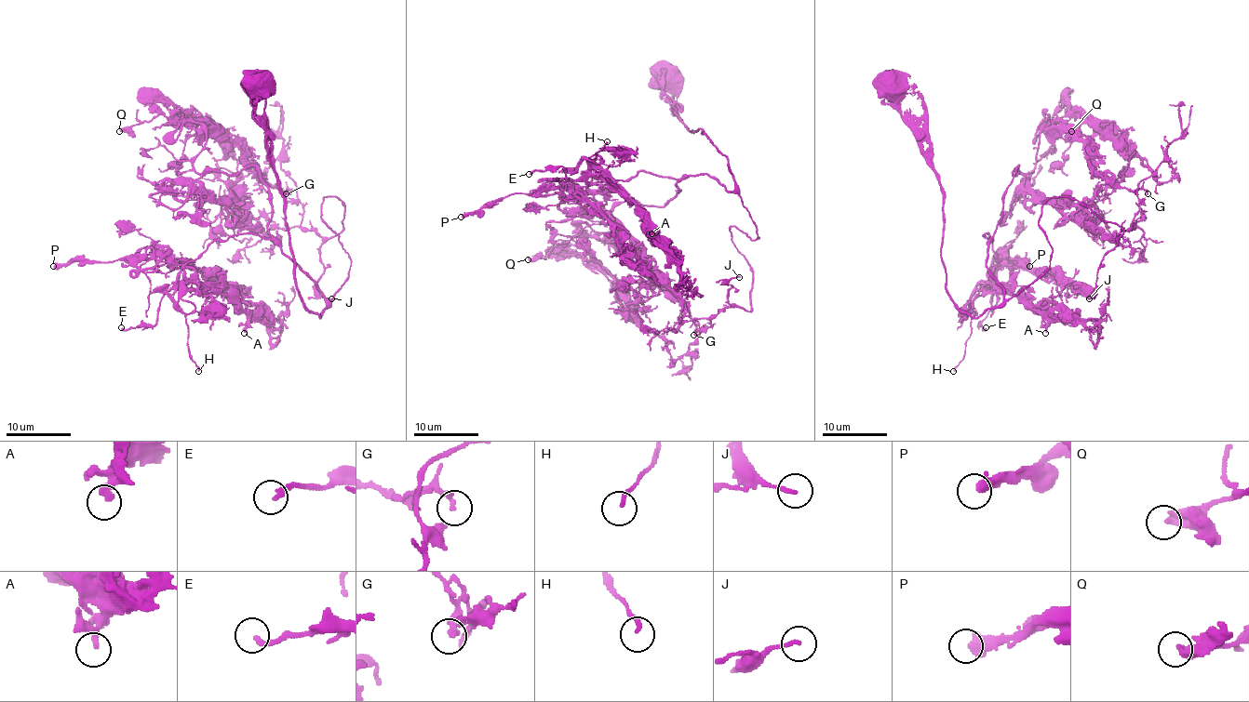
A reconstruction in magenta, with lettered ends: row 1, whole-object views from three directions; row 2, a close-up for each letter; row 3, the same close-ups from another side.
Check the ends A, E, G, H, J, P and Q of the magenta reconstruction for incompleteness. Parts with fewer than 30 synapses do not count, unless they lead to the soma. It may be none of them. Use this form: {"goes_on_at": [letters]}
{"goes_on_at": []}

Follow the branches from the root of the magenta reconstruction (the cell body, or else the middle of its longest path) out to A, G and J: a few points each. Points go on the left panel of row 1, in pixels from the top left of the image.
A: (260, 79), (295, 289), (319, 316), (326, 309), (271, 239), (229, 235), (185, 265), (247, 313), (244, 333)
G: (260, 79), (295, 289), (319, 316), (323, 292), (268, 229), (260, 171), (194, 168), (205, 131), (286, 193)
J: (260, 79), (295, 289), (319, 316), (350, 266), (321, 204), (343, 205), (319, 248), (316, 289), (331, 298)

